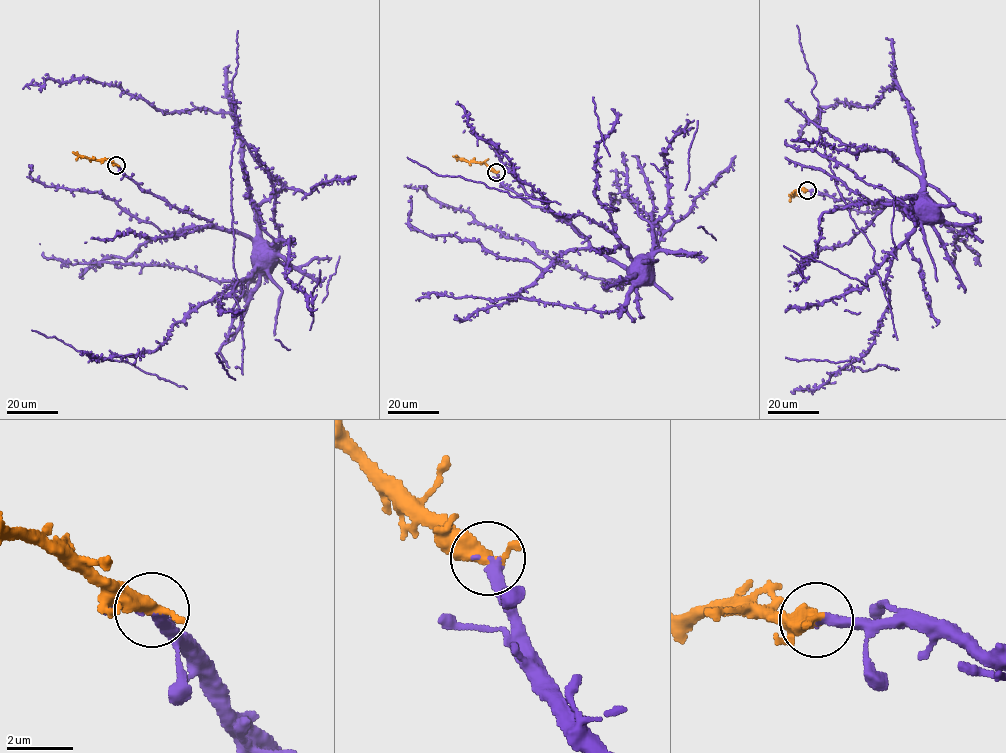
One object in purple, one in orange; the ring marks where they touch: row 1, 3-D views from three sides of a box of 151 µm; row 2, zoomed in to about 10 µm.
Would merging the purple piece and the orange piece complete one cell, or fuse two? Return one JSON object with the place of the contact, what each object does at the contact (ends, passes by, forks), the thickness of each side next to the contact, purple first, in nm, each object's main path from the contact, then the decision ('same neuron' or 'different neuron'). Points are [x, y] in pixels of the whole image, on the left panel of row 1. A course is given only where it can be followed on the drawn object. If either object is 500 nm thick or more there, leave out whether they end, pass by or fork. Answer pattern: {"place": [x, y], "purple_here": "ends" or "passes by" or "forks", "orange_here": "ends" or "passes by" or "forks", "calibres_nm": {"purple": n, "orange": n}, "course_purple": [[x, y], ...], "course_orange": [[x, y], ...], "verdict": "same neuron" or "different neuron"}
{"place": [116, 165], "calibres_nm": {"purple": 320, "orange": 550}, "course_purple": [[116, 165], [143, 190], [211, 224], [243, 233], [263, 248], [266, 254]], "course_orange": [[116, 165], [72, 152]], "verdict": "same neuron"}

